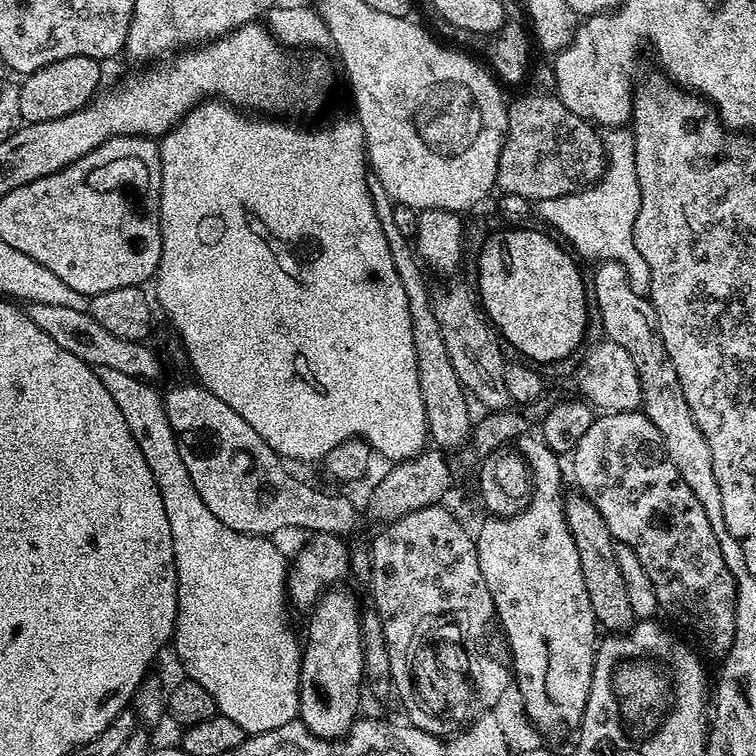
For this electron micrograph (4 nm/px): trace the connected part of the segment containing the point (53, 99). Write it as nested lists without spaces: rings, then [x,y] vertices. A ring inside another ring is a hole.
[[[89,56],[62,58],[42,66],[19,81],[18,110],[22,110],[25,125],[41,124],[51,120],[61,120],[72,112],[77,112],[97,95],[100,84],[101,61]]]

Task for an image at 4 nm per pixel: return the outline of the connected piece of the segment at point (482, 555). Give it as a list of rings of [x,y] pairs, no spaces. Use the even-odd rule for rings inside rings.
[[[536,438],[532,444],[532,456],[530,455],[530,471],[532,474],[532,495],[526,507],[513,516],[492,516],[480,528],[480,533],[475,533],[476,553],[478,554],[478,566],[482,566],[482,578],[486,578],[486,586],[490,590],[490,598],[496,607],[498,624],[504,627],[504,636],[508,639],[508,648],[512,651],[510,668],[514,673],[514,683],[522,694],[522,702],[525,703],[526,714],[532,720],[533,726],[540,732],[545,741],[564,740],[568,735],[575,733],[580,726],[580,719],[584,716],[586,702],[590,698],[590,686],[594,674],[594,662],[596,661],[596,649],[598,647],[598,625],[594,618],[594,610],[590,606],[590,594],[586,594],[586,582],[582,578],[582,566],[578,562],[578,550],[574,546],[574,538],[566,526],[566,514],[564,513],[564,476],[560,473],[561,457],[550,450],[550,446],[543,439]]]

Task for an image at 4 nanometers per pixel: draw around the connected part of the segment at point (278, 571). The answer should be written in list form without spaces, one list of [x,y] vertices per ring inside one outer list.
[[[110,366],[96,369],[98,378],[102,378],[102,386],[110,390],[110,398],[122,410],[122,418],[126,418],[126,426],[130,426],[130,434],[134,434],[134,442],[138,442],[138,450],[144,452],[146,466],[154,474],[156,484],[162,494],[162,502],[166,506],[166,518],[170,518],[170,534],[174,538],[174,562],[176,563],[176,580],[178,581],[178,614],[176,615],[176,631],[174,645],[176,656],[185,668],[187,679],[198,682],[210,698],[214,698],[217,713],[237,726],[242,726],[245,734],[269,732],[278,726],[286,726],[297,719],[300,711],[300,658],[302,640],[296,637],[292,624],[288,621],[290,601],[288,599],[289,561],[276,548],[260,548],[261,541],[251,536],[241,536],[230,526],[222,526],[210,510],[206,510],[206,502],[187,483],[186,462],[182,462],[182,454],[178,454],[176,431],[170,426],[170,418],[166,418],[164,397],[152,389],[147,380],[139,380],[136,376],[122,374],[122,370],[110,370]]]

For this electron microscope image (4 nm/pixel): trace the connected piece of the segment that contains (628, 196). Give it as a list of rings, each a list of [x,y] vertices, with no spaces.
[[[612,126],[603,133],[602,139],[604,156],[608,159],[603,178],[580,192],[539,201],[538,216],[540,212],[541,218],[549,224],[549,229],[557,228],[565,236],[563,239],[577,253],[580,251],[582,255],[589,256],[592,262],[618,261],[626,270],[634,290],[644,294],[650,286],[650,266],[646,266],[646,258],[638,254],[638,246],[634,242],[634,224],[640,209],[638,166],[634,162],[634,138],[627,127]]]

